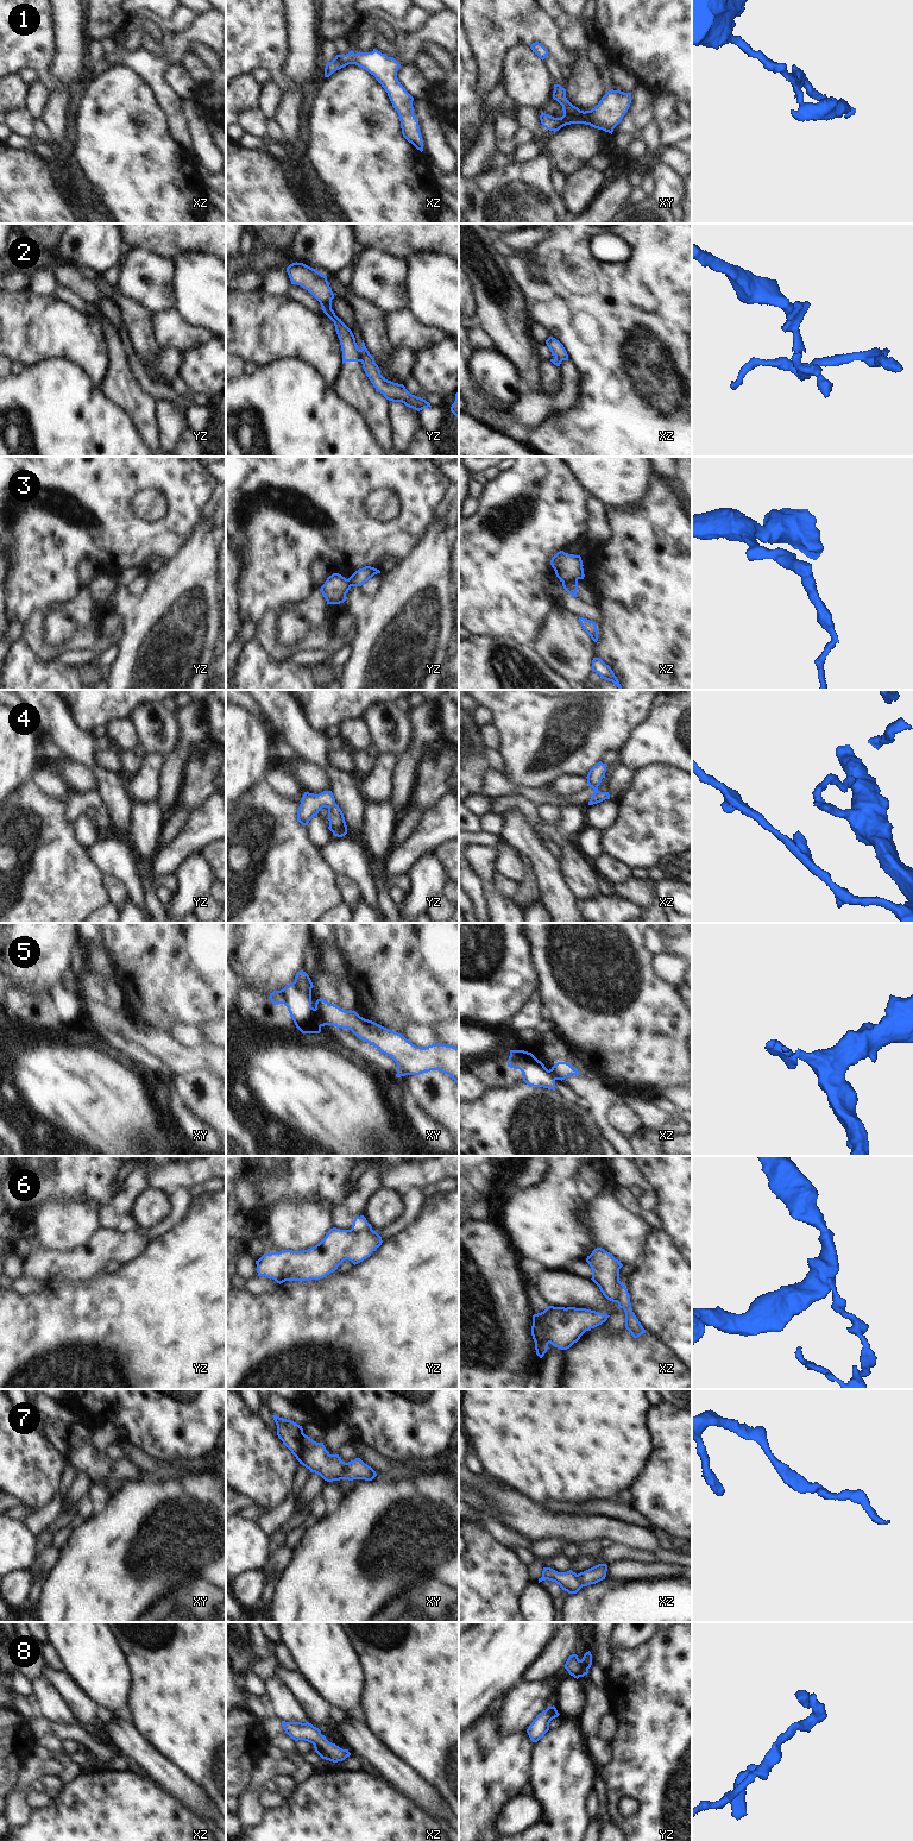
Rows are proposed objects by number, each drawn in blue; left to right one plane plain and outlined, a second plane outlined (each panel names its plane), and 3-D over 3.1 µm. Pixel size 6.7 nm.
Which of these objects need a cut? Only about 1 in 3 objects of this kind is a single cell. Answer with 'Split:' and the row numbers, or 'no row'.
Split: 2, 3, 5, 6

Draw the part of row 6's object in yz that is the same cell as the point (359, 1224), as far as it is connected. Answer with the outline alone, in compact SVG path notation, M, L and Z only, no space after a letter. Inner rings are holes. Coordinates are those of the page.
M364 1215L354 1218L352 1230L353 1231L373 1231L371 1224L367 1223Z

